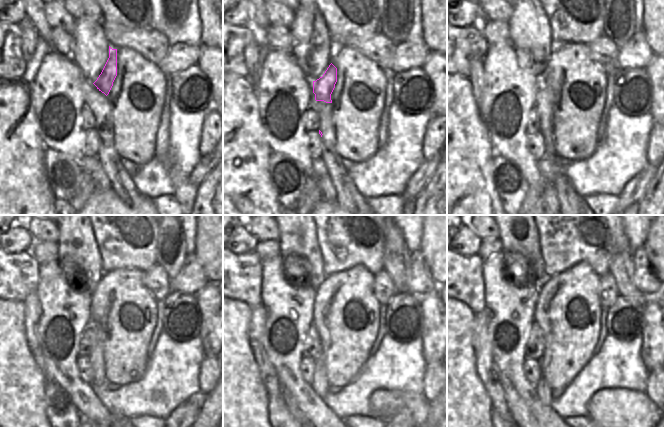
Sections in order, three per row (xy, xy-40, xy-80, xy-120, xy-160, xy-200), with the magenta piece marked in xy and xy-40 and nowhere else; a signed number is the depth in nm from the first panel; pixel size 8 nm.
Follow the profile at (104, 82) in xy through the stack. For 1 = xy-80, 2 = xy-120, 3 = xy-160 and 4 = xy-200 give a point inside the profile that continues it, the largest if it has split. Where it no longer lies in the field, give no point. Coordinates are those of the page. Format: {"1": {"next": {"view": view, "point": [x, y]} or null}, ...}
{"1": {"next": {"view": "xy-80", "point": [544, 98]}}, "2": {"next": {"view": "xy-120", "point": [96, 356]}}, "3": {"next": {"view": "xy-160", "point": [320, 385]}}, "4": {"next": {"view": "xy-200", "point": [544, 391]}}}

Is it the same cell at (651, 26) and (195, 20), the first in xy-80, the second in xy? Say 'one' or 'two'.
two

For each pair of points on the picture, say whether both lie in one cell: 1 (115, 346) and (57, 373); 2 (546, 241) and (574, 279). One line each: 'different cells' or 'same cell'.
1: different cells
2: different cells

